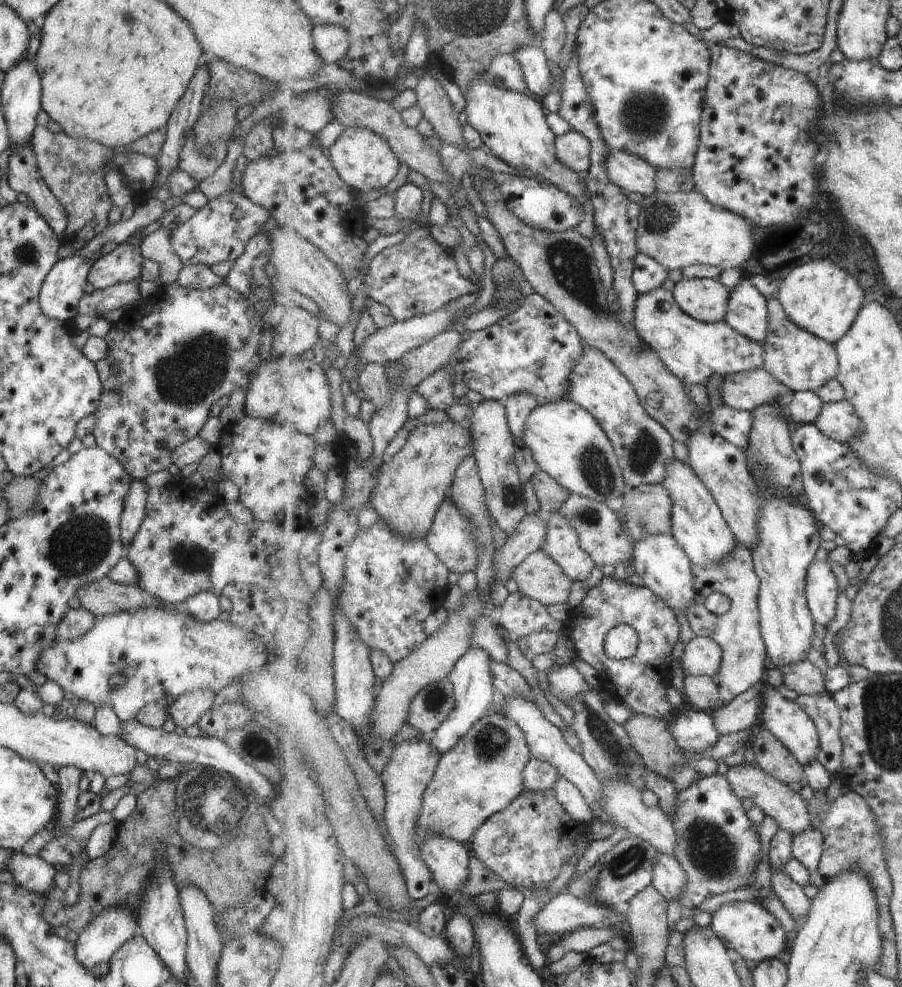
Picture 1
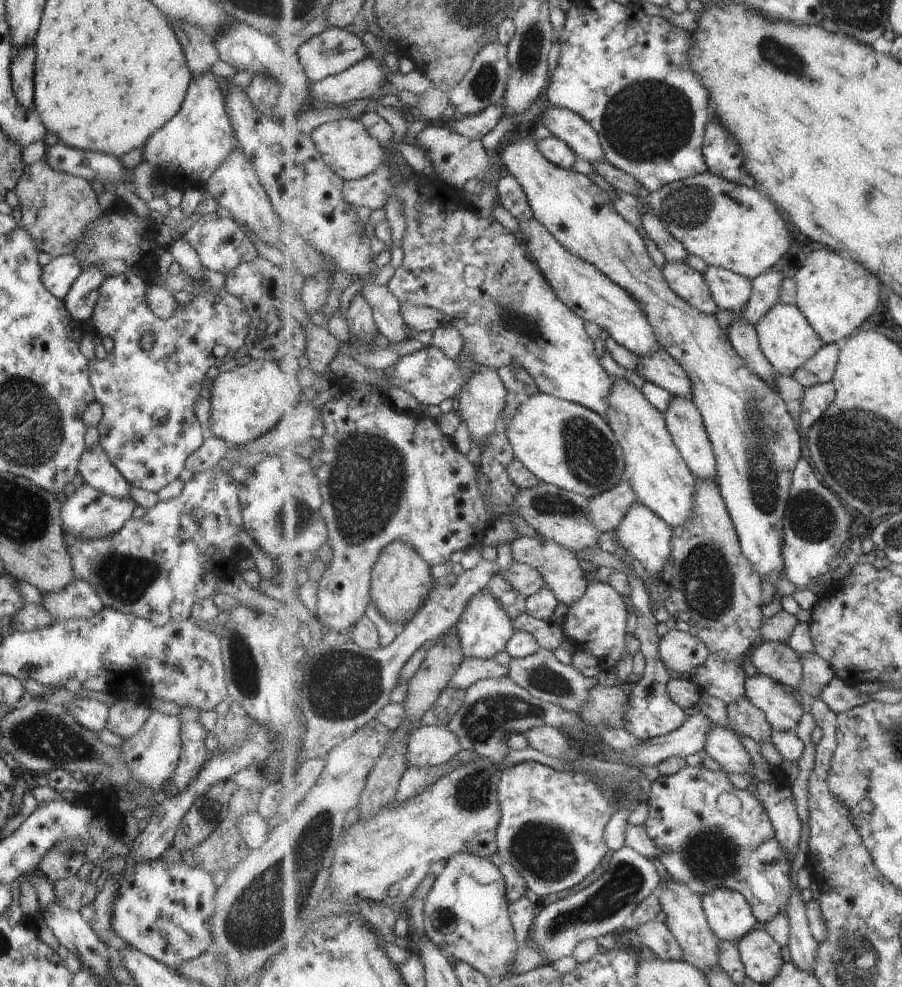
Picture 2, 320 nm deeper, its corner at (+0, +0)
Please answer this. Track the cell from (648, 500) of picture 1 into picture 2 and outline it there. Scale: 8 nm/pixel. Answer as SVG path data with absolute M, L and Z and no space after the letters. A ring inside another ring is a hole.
M624 479L614 489L589 500L590 508L585 510L585 514L601 532L606 533L617 532L618 524L626 517L630 506L639 501L639 497L630 483Z

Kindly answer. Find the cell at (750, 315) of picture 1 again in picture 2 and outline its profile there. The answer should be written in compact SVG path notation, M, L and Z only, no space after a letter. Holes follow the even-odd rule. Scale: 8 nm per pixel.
M708 265L705 278L714 294L715 302L723 310L739 314L750 301L754 292L754 282L735 271Z

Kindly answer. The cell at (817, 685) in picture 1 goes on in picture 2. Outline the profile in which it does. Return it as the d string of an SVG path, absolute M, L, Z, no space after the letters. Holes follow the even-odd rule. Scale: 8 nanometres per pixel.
M760 641L751 648L747 659L757 668L757 672L774 678L778 683L789 685L797 690L800 689L804 668L798 651L791 647L789 643Z

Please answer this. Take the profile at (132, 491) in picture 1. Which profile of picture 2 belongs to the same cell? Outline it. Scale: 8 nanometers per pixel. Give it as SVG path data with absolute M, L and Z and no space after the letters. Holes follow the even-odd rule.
M98 442L83 447L82 453L79 455L79 460L77 461L76 467L83 482L87 483L89 486L92 486L94 489L100 490L105 494L111 495L112 497L130 498L128 495L128 490L131 485L112 465L108 454L102 449L102 446L99 446Z

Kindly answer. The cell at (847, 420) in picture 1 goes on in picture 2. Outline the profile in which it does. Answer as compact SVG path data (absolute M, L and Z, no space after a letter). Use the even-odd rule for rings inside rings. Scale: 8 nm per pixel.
M832 382L818 384L806 389L802 400L801 426L809 430L836 399L835 385Z

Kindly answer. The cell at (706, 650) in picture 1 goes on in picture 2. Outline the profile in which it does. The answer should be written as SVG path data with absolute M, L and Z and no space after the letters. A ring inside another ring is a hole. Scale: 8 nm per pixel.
M668 630L658 647L662 661L676 676L689 677L710 656L710 648L693 630Z

